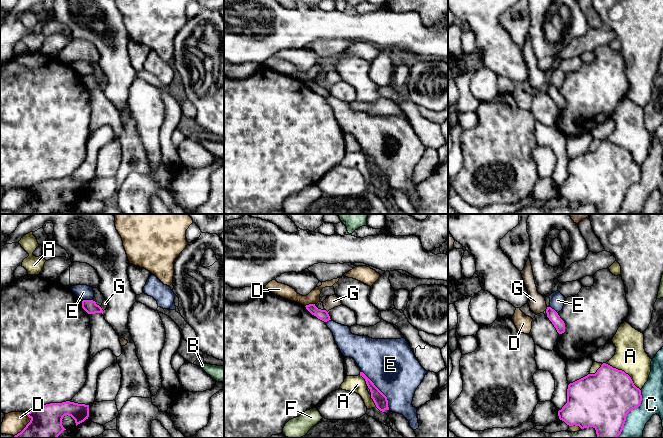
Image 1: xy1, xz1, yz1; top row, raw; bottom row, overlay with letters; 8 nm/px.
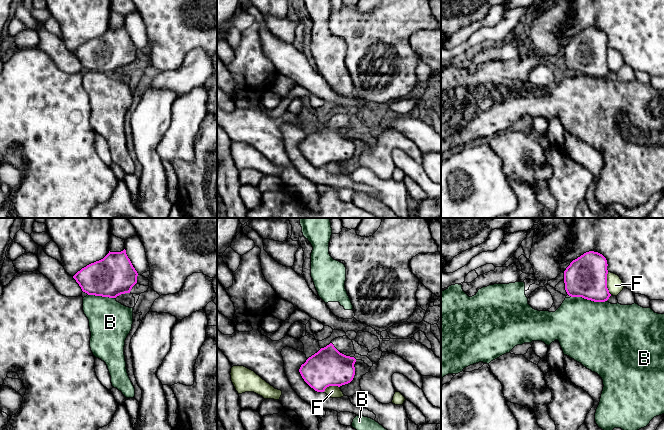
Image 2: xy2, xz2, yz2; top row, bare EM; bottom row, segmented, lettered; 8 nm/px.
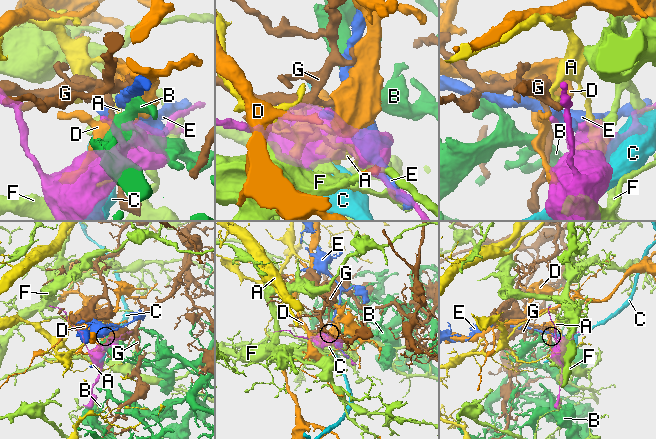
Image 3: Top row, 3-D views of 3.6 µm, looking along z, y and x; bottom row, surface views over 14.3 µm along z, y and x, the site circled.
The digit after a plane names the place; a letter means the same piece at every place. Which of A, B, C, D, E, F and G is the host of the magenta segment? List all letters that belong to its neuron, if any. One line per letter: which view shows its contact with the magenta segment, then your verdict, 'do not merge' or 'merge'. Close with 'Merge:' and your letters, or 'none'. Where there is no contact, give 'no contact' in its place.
A: meets magenta in yz1; do not merge
B: meets magenta in yz2; do not merge
C: meets magenta in yz1; do not merge
D: meets magenta in xz1; do not merge
E: meets magenta in xz1; do not merge
F: meets magenta in yz2; do not merge
G: meets magenta in yz1; do not merge
Merge: none

